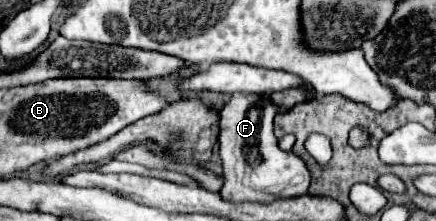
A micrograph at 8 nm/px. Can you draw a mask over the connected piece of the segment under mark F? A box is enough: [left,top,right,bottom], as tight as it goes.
[219,93,309,201]

